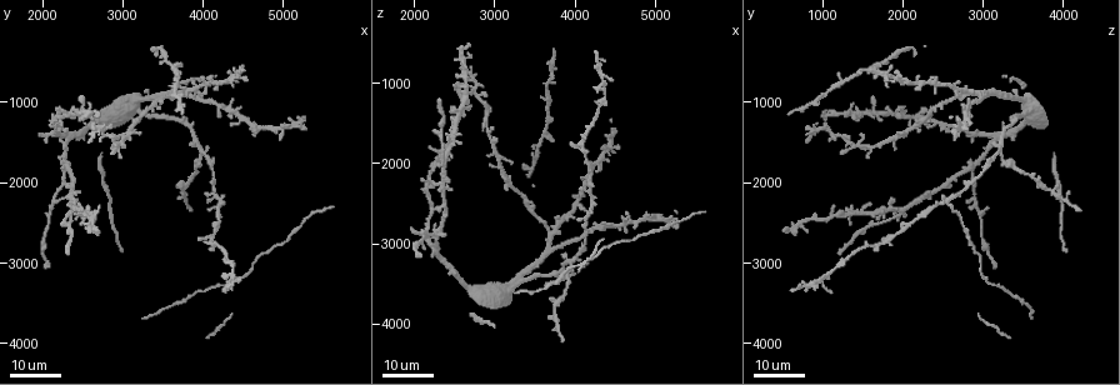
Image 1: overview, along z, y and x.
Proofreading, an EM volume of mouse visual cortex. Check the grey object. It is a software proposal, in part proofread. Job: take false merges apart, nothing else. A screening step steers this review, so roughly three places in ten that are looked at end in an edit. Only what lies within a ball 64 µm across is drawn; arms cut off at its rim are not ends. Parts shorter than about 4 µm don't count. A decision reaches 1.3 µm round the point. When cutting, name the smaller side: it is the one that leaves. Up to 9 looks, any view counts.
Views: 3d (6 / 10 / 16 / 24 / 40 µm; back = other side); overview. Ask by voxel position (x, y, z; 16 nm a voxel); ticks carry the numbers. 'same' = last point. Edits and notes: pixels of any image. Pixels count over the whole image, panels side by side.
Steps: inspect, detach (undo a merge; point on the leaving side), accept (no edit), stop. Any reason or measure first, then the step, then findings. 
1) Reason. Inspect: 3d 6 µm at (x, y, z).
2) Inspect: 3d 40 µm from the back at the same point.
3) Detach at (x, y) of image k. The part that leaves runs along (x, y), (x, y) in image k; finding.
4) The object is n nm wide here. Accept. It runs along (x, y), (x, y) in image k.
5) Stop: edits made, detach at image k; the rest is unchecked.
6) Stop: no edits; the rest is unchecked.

Three-way junction. Inspect: 3d 16 µm at (4400, 3150, 1050).

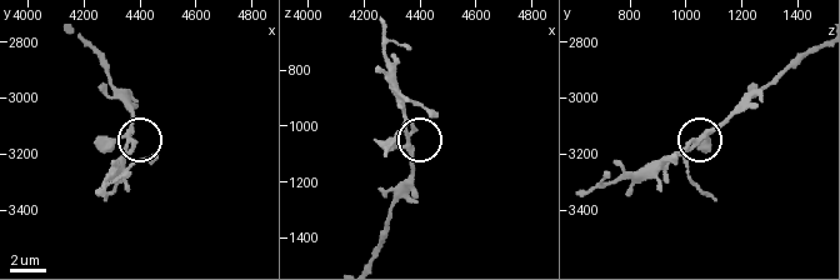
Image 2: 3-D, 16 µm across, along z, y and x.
Inspect: 3d 10 µm at (4360, 3130, 1080).

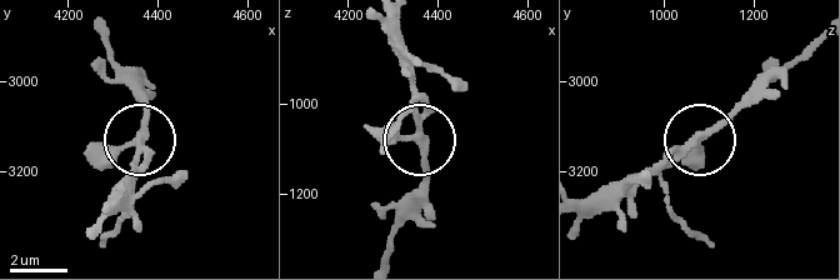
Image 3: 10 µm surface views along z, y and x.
Accept. It runs along (98, 25), (119, 76), (146, 111), (131, 195) in image 3; continuous, no second cell.

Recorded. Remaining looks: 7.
Thin arm on a thick one. Inspect: 3d 16 µm at (4000, 1600, 3150).

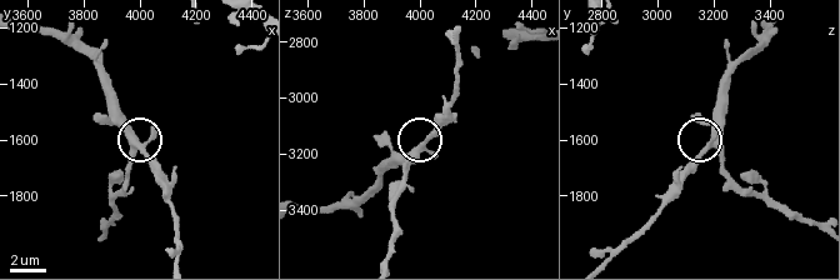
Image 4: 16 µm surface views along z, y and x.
Inspect: 3d 6 µm at (3990, 1610, 3200).

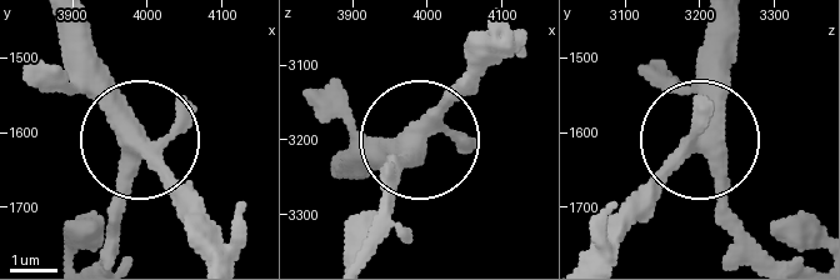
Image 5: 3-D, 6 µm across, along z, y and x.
4 arms meet here. Accept. It runs along (348, 173), (415, 140), (375, 216) in image 5; one cell here.

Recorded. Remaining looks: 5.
Four or more arms meet. Inspect: 3d 24 µm at (2350, 1850, 2850).

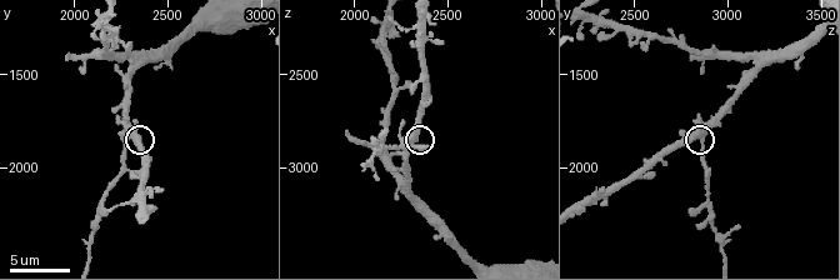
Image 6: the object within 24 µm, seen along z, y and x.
Inspect: 3d 6 µm at (2300, 1820, 2840).

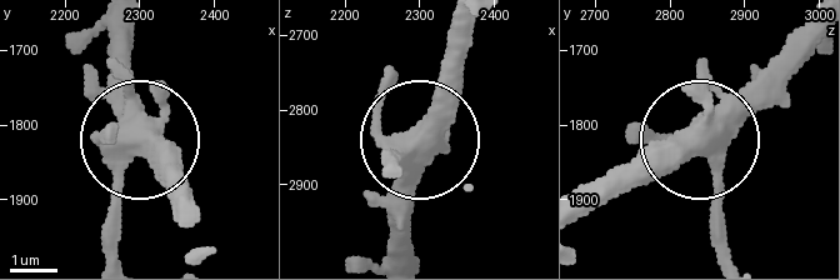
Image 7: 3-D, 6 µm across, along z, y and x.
From behind. Inspect: 3d 6 µm from the back at (2305, 1830, 2840).

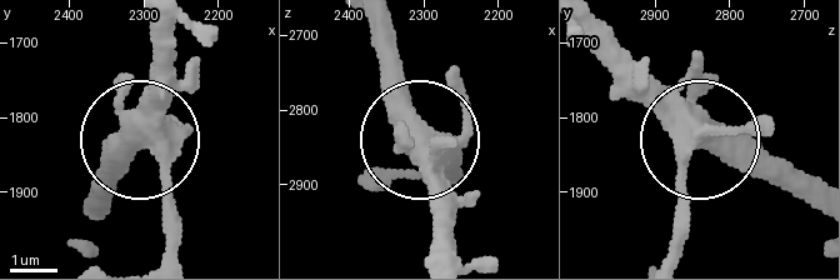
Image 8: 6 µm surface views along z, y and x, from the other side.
4 arms meet here. Accept. It runs along (589, 36), (685, 133), (685, 248) in image 8; all the same cell.

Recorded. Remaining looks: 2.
Three arms meet. Inspect: 3d 24 µm at (3750, 2100, 3800).

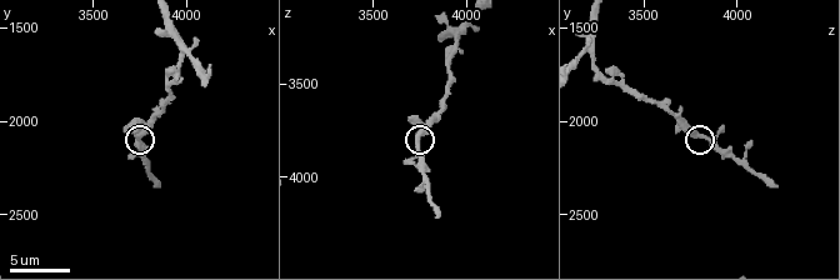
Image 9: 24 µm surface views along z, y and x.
Inspect: 3d 6 µm at (3740, 2080, 3840).

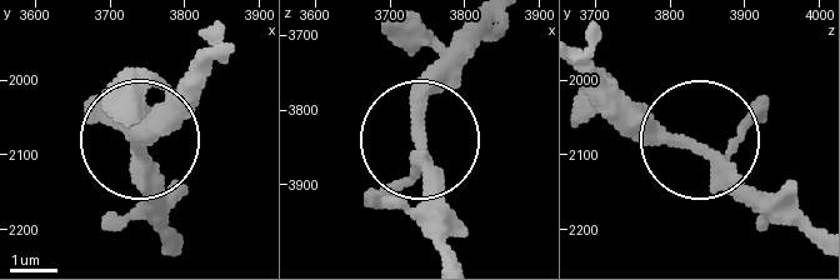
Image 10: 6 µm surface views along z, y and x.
3 arms meet here. Accept. One cell here.

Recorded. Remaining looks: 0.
Stop: no edits; the rest is unchecked.

